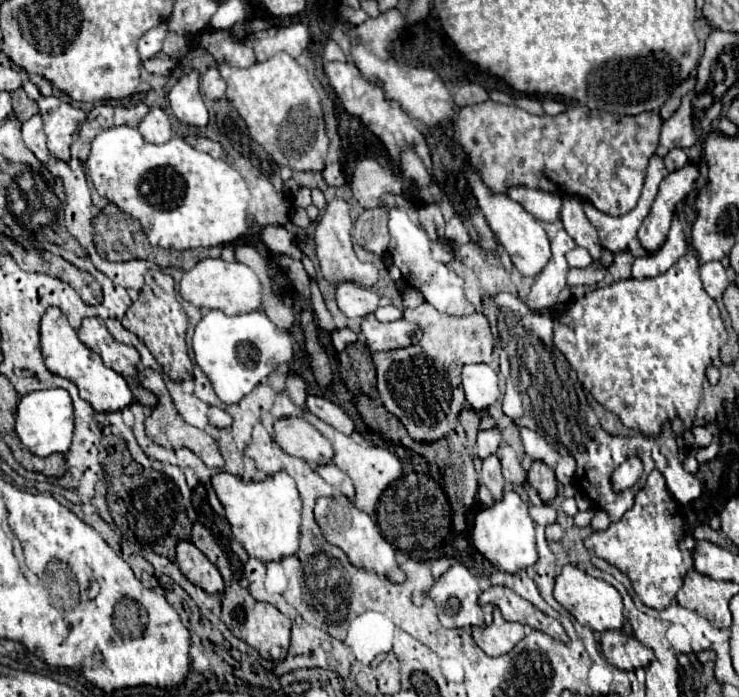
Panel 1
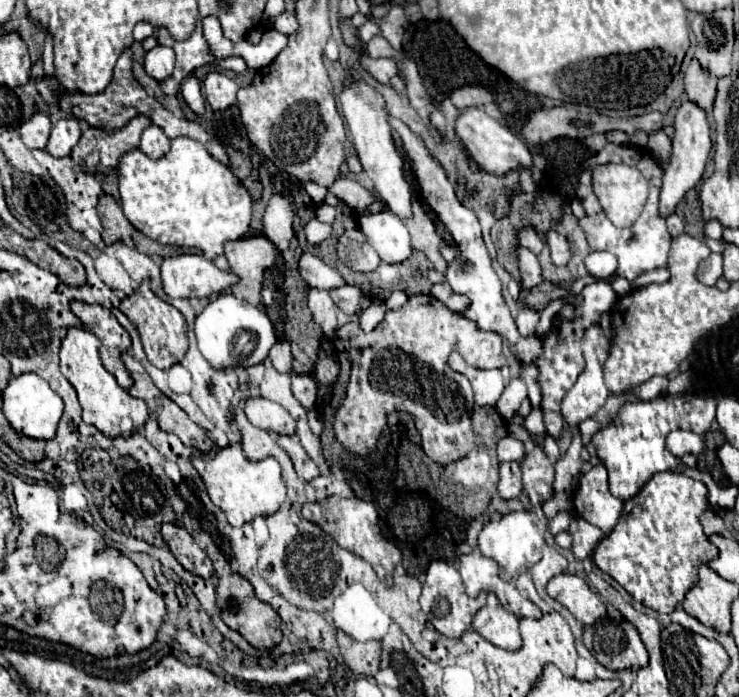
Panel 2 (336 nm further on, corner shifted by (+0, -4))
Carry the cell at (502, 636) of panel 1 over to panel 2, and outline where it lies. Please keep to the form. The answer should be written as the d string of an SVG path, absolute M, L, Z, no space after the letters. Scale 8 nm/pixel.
M488 593L486 605L474 615L472 623L474 631L478 631L490 643L506 649L516 651L522 647L522 639L518 633L518 617L508 613L494 593Z

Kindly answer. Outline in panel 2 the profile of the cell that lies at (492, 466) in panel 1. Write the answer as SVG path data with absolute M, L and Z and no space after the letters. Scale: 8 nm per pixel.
M500 463L500 483L498 483L498 495L502 499L516 499L522 493L522 473L520 463Z

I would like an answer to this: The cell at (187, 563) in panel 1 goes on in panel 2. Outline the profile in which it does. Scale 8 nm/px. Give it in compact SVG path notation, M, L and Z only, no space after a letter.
M164 523L162 527L162 537L168 543L170 551L174 553L174 557L178 559L178 563L194 573L200 575L204 579L210 579L214 575L214 567L212 561L208 559L208 555L196 545L196 541L190 537L190 533L176 523Z

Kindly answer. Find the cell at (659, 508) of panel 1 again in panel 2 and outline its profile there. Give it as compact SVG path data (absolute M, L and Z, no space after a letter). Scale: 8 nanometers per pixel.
M656 473L638 495L624 503L618 525L598 543L594 551L594 563L600 571L616 579L638 603L660 613L672 613L684 595L698 583L698 567L718 555L716 547L708 541L700 525L700 515L706 509L708 489L704 483L694 481L682 473Z

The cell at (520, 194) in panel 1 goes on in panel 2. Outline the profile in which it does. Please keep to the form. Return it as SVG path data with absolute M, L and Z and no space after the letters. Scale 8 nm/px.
M468 107L468 109L460 111L460 115L456 119L456 135L464 141L466 149L472 153L476 163L490 173L502 175L506 171L520 167L520 165L532 167L532 155L526 149L526 145L510 129L500 125L496 119L492 119L478 107Z

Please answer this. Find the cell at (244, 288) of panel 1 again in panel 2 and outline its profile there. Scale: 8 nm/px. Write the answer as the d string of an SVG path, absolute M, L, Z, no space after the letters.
M194 253L164 259L160 277L168 297L210 297L238 281L234 273L224 273L206 257Z

